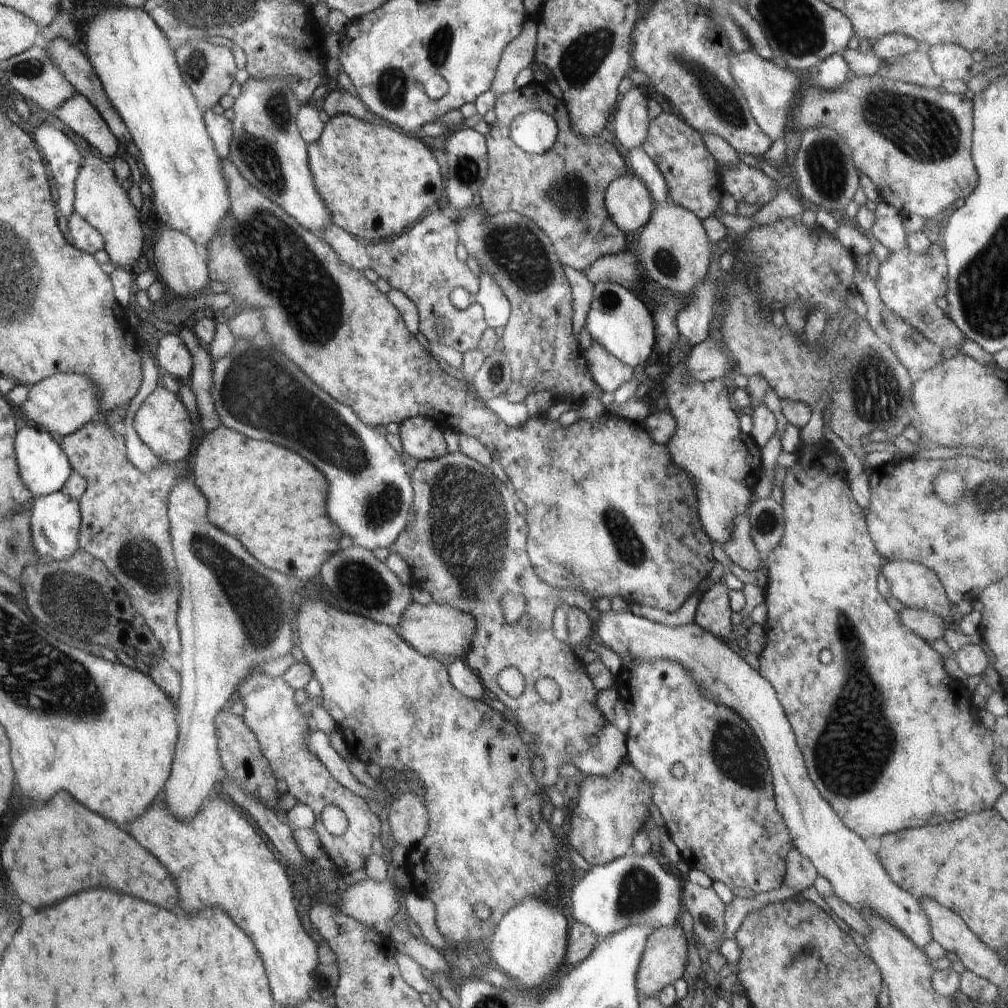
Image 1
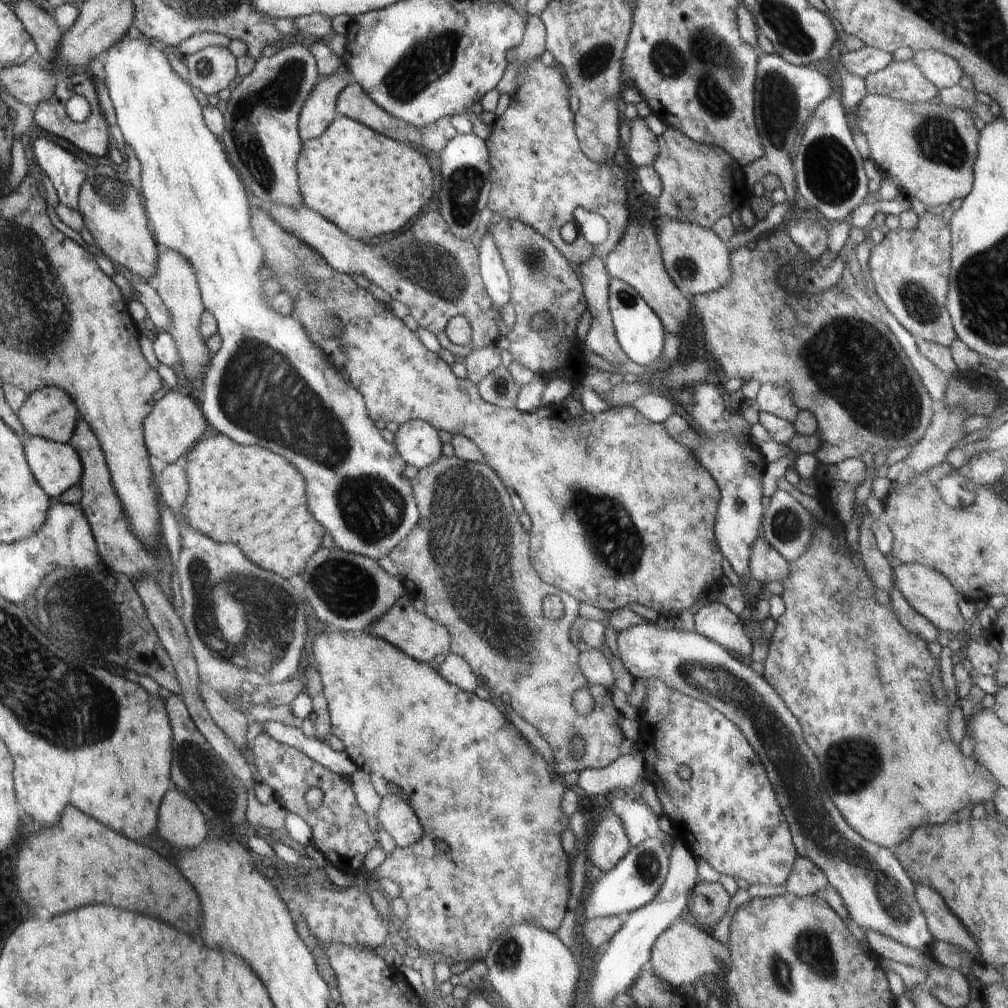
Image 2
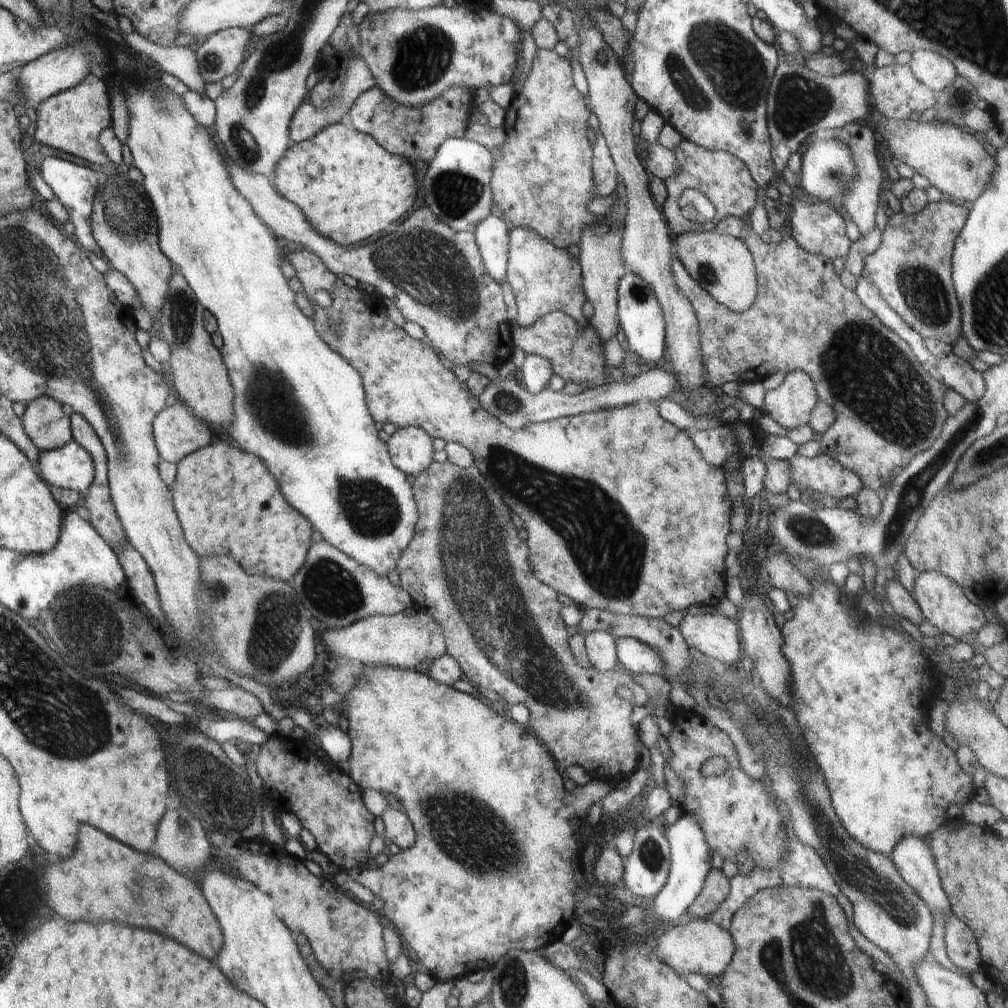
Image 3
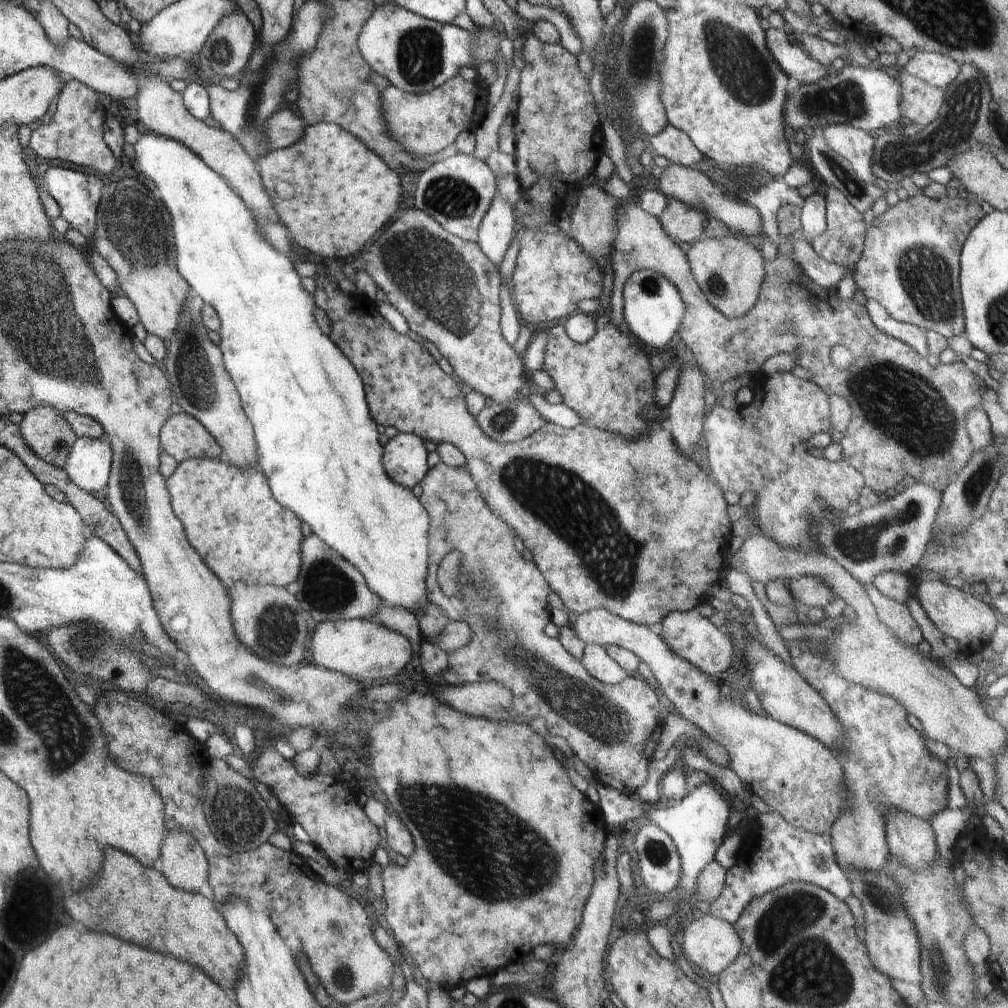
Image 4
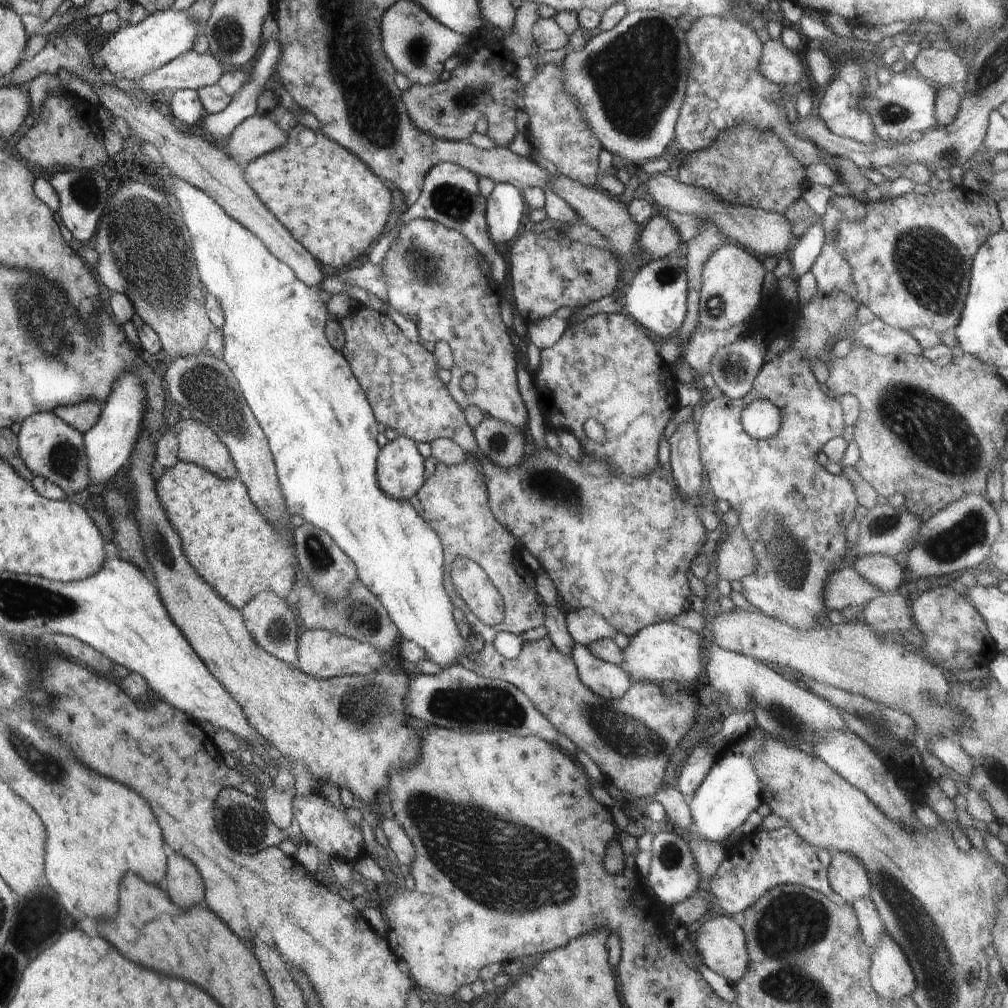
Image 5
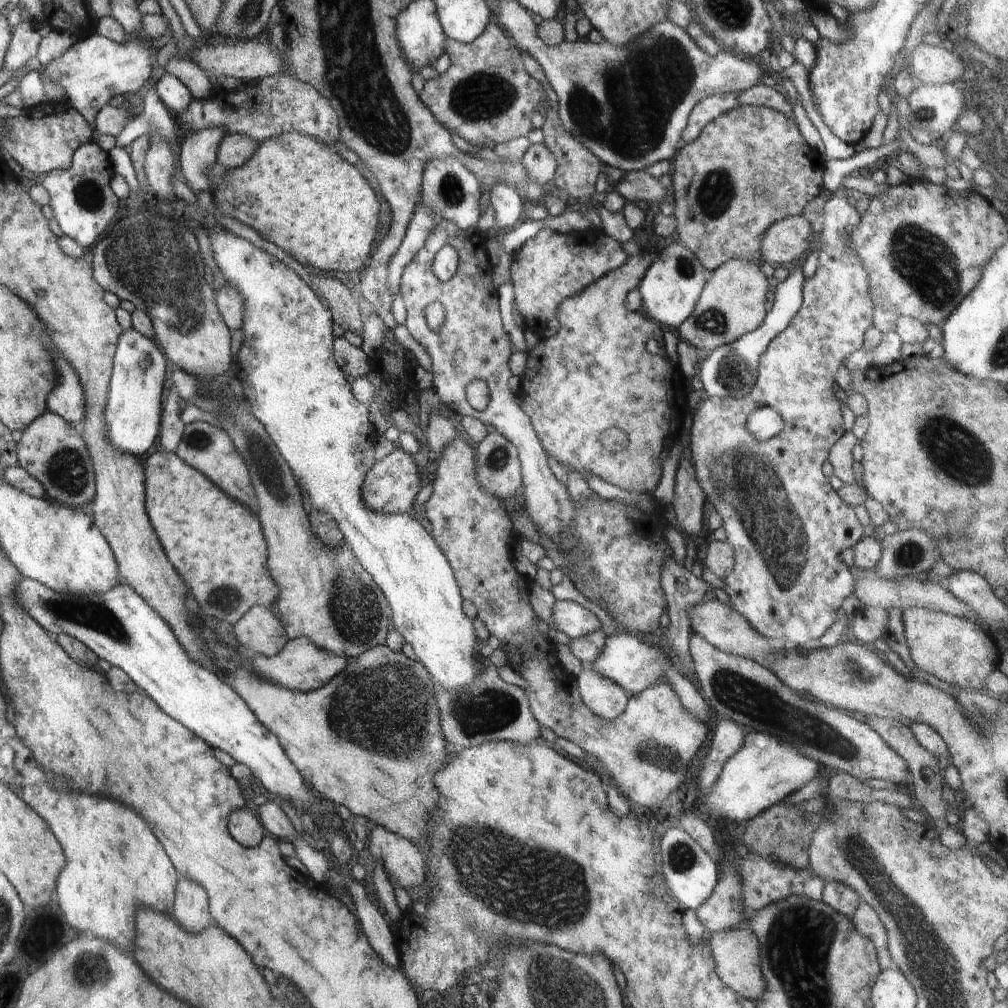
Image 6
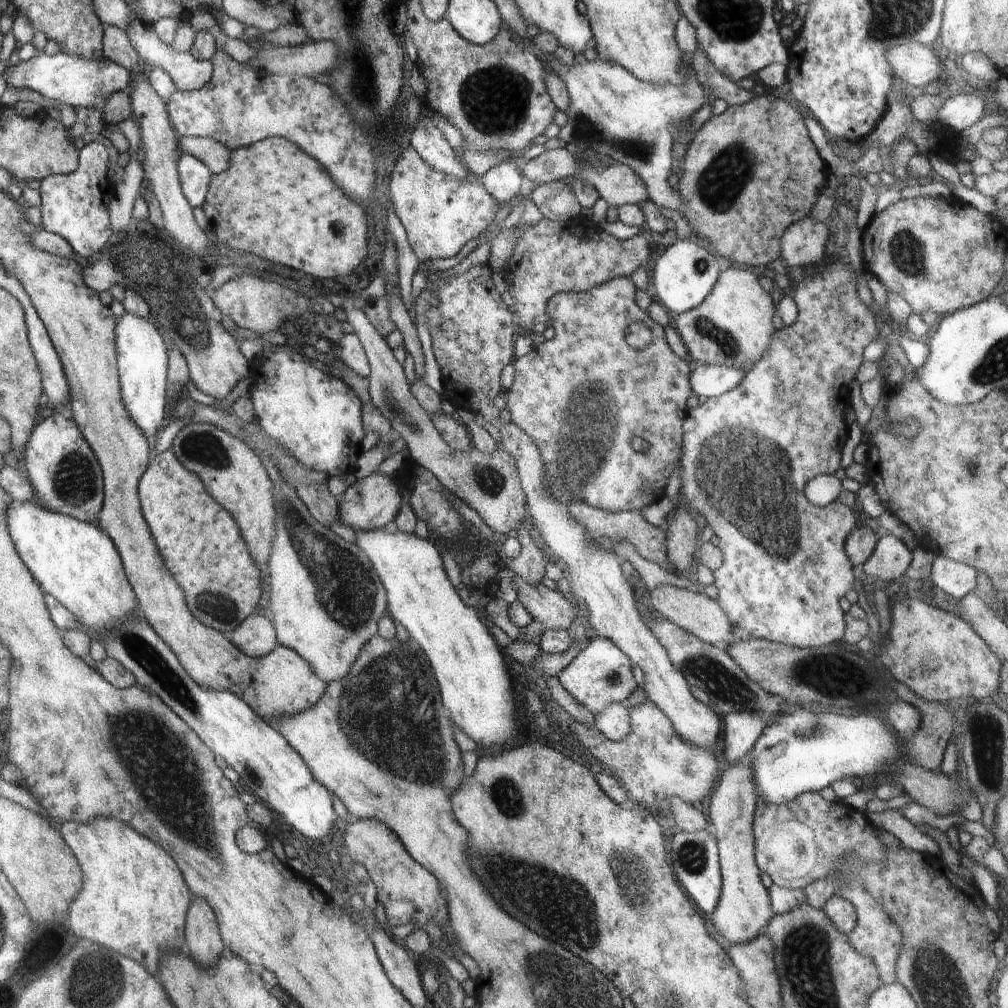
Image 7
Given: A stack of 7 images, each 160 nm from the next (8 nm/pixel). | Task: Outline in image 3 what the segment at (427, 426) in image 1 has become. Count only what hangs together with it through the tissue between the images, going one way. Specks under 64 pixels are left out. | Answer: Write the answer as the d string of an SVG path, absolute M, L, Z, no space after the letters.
M420 427L397 429L387 441L392 464L403 473L414 476L428 468L435 449L431 436Z

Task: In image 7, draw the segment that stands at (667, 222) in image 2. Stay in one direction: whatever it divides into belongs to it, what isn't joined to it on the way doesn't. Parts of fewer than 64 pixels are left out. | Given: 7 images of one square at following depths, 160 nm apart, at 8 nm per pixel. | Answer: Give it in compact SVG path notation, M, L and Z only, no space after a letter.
M724 265L704 303L672 319L671 324L696 362L726 364L726 367L744 368L748 372L768 350L775 330L775 310L775 302L762 288L756 274Z

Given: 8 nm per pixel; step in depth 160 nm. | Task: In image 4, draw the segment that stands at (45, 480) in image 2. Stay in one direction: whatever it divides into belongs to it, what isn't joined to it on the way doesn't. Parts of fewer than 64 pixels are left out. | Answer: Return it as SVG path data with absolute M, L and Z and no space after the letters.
M103 433L99 437L80 437L72 446L62 469L67 477L86 492L98 492L110 480L113 467L111 438Z

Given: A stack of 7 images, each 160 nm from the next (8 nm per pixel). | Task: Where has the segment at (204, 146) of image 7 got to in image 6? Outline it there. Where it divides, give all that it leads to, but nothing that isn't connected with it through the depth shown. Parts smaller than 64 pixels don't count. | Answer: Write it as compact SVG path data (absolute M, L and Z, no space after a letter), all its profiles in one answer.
M224 134L217 146L217 162L228 170L242 166L252 156L257 145L247 136Z

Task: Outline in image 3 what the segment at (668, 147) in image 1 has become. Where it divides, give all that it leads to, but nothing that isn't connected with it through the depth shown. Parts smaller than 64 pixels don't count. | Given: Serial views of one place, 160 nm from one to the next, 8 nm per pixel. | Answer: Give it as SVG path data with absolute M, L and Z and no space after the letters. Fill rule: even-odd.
M682 140L674 150L674 154L679 162L680 171L678 175L671 176L664 181L667 188L667 199L660 209L673 239L688 231L711 231L726 217L744 219L750 216L751 210L758 202L758 193L761 190L752 178L748 167L740 159L730 153L703 149L700 145L688 140ZM686 188L694 188L694 190L702 192L712 202L716 214L711 221L693 226L683 218L678 198Z

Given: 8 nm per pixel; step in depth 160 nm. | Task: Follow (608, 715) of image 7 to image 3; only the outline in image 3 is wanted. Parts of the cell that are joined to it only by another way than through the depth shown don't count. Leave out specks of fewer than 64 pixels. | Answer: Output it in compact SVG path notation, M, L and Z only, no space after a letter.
M607 632L585 633L585 651L593 670L608 672L619 667L615 638Z

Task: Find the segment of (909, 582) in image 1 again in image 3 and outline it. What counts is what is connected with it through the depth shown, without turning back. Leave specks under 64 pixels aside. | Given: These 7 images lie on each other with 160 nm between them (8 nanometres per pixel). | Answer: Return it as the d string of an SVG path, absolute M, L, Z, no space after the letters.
M924 571L923 573L919 573L916 577L914 588L912 596L920 607L923 618L928 620L930 624L936 626L936 628L939 628L945 635L950 634L950 636L954 636L954 638L958 638L960 641L969 643L977 638L980 628L985 624L988 624L984 611L975 603L972 604L972 602L964 595L962 587L938 571Z

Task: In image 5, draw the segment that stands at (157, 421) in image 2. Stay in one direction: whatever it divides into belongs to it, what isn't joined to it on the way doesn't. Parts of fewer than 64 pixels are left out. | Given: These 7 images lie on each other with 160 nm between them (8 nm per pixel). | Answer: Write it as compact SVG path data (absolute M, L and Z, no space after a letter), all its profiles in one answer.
M175 417L172 431L176 433L179 444L177 457L180 461L200 465L223 479L238 478L239 472L227 445L223 443L220 436L208 428L208 425L194 419L185 420Z

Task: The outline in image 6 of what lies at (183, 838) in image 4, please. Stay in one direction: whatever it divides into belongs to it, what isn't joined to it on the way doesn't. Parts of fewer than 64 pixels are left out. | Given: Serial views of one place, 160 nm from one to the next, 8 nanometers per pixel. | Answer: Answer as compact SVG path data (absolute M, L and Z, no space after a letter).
M180 875L180 896L176 896L176 908L172 908L172 916L180 920L188 932L204 932L212 926L208 904L210 898L207 892L196 882Z

